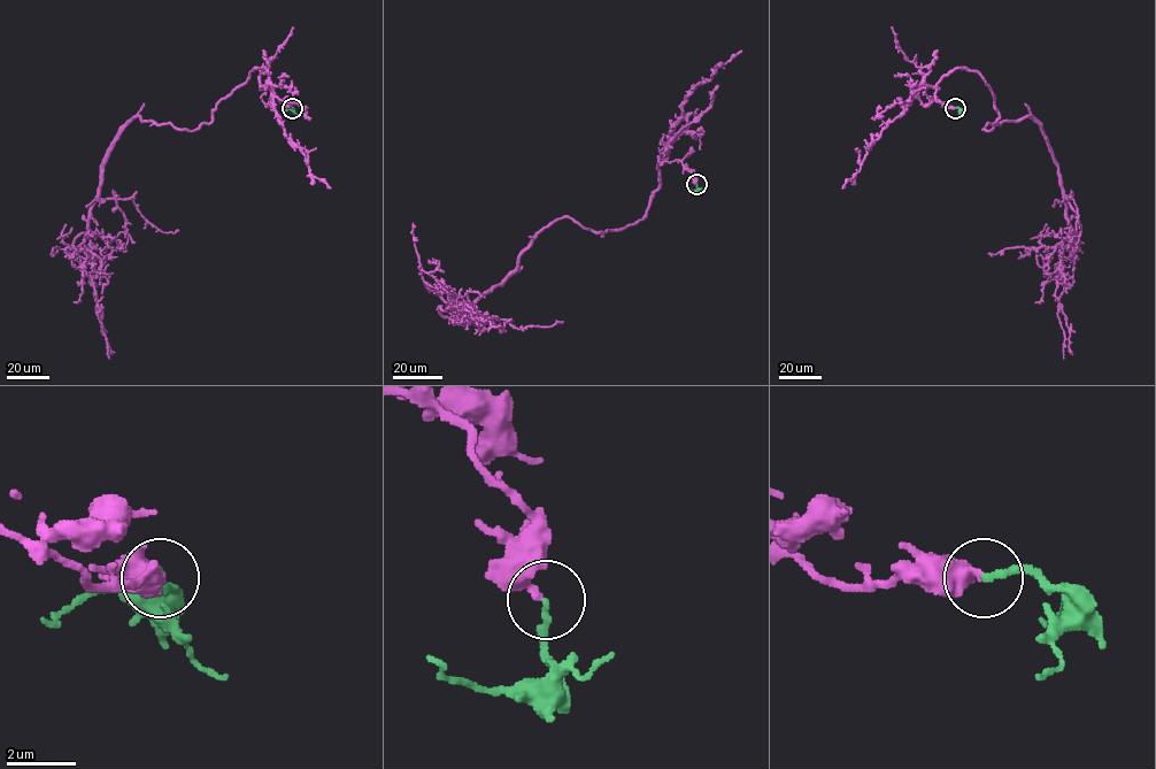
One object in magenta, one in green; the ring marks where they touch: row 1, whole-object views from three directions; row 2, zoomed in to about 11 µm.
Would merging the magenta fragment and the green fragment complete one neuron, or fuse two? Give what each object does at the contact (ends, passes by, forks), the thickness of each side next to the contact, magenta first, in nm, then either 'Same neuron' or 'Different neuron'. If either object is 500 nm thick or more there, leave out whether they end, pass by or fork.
At the ring magenta ends. At the ring green ends. Thickness 300 nm (magenta) against 200 nm. Same neuron

